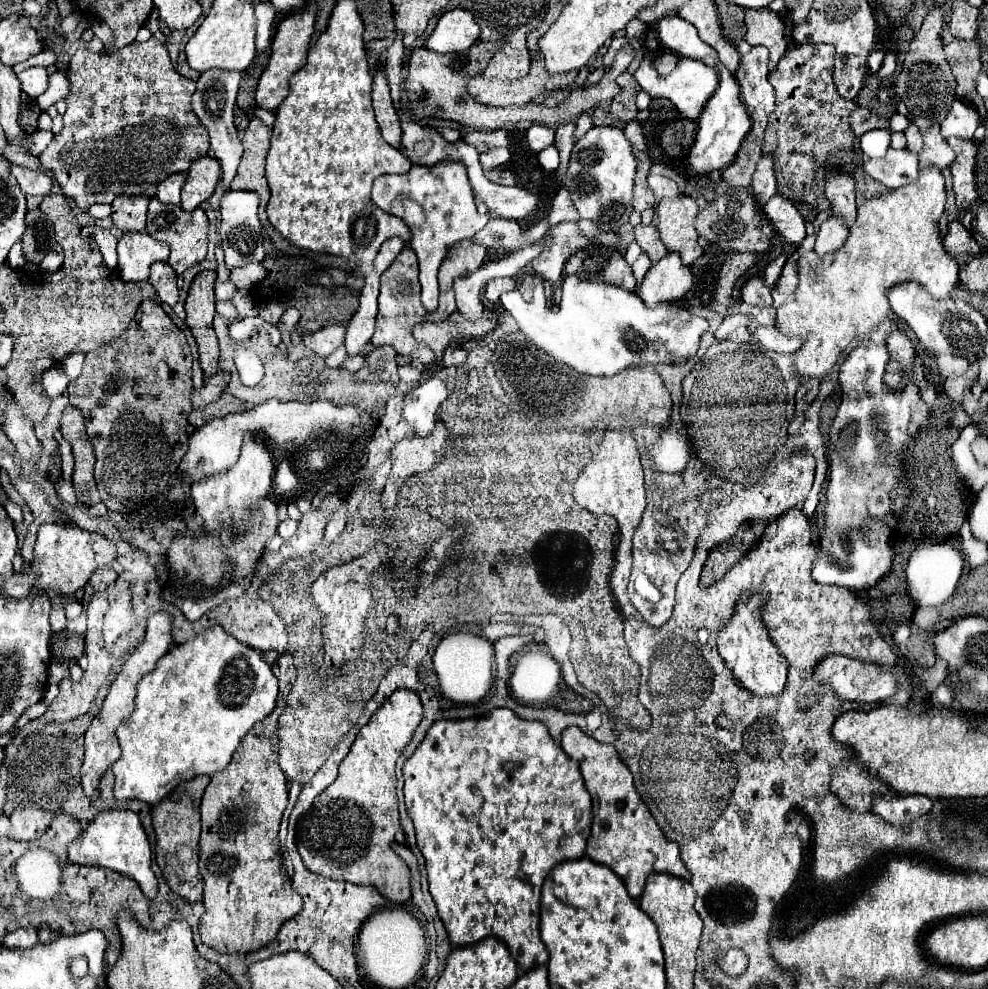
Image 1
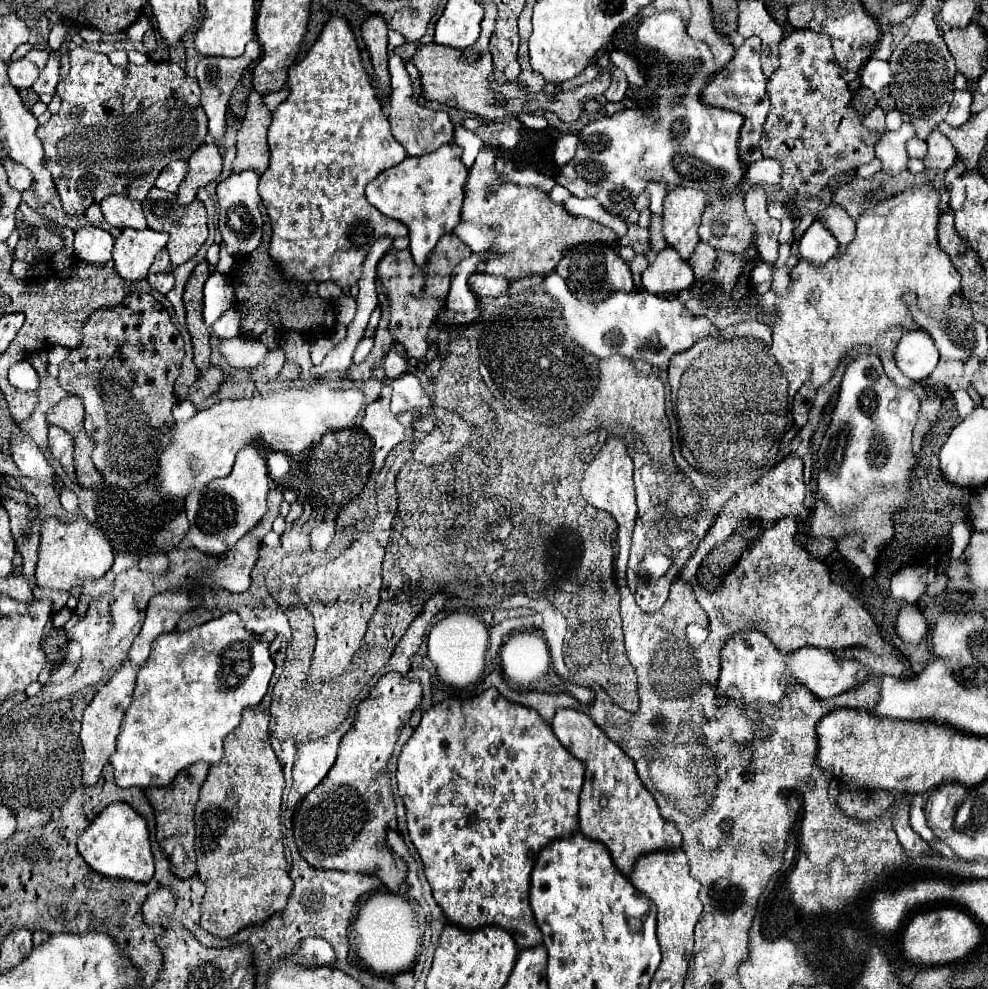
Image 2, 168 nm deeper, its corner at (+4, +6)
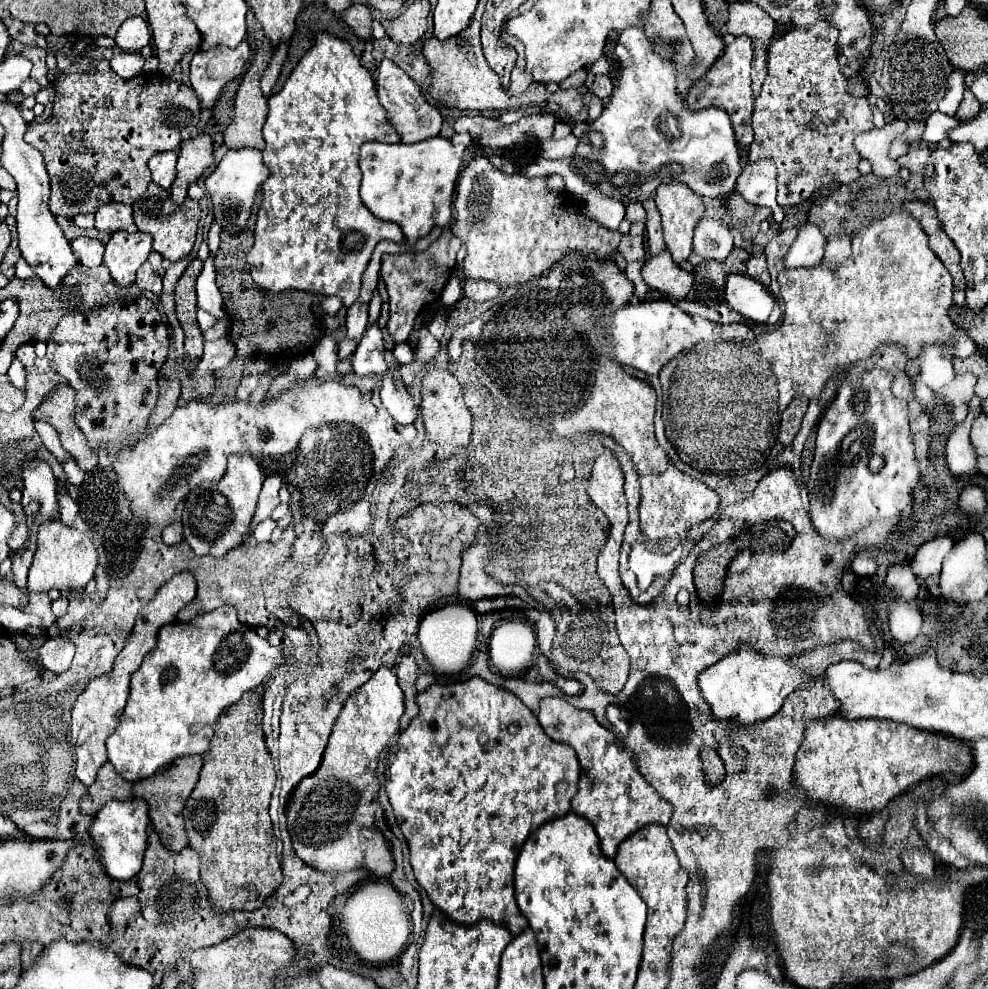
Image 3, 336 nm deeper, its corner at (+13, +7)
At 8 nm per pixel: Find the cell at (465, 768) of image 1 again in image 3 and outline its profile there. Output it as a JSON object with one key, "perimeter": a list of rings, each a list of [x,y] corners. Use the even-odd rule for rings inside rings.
{"perimeter":[[[473,677],[465,683],[453,683],[453,685],[431,685],[425,693],[417,695],[417,705],[419,705],[419,715],[411,719],[409,727],[399,735],[397,745],[391,749],[391,753],[387,755],[387,795],[389,801],[393,805],[395,811],[395,819],[401,827],[401,833],[407,839],[409,851],[411,851],[411,867],[415,873],[417,883],[427,891],[429,899],[433,901],[435,907],[439,907],[449,919],[453,919],[455,923],[461,925],[471,925],[483,919],[489,919],[505,929],[509,929],[509,933],[513,937],[517,937],[519,933],[523,933],[529,925],[525,921],[525,917],[521,915],[517,901],[515,901],[515,889],[513,889],[513,873],[515,873],[515,859],[519,855],[519,849],[523,847],[525,839],[539,829],[541,825],[549,823],[551,819],[559,819],[565,817],[565,813],[571,811],[571,799],[577,793],[577,781],[579,781],[579,761],[575,751],[569,745],[563,743],[555,743],[553,739],[549,739],[545,735],[545,731],[541,729],[537,717],[523,705],[521,699],[517,699],[513,693],[499,689],[487,681],[483,681],[481,677]],[[485,733],[487,735],[487,743],[481,745],[479,743],[479,735]]]}

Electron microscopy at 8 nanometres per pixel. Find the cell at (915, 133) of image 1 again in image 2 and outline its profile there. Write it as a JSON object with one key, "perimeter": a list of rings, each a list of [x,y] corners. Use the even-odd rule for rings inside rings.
{"perimeter":[[[912,138],[908,144],[906,144],[906,148],[908,148],[908,156],[910,158],[924,158],[926,156],[926,152],[928,152],[928,146],[926,146],[926,142],[924,140],[920,140],[920,138]]]}

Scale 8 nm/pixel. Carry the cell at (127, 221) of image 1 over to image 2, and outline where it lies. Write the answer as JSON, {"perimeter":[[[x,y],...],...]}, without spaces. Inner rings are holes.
{"perimeter":[[[106,196],[100,202],[100,206],[102,206],[102,212],[104,212],[104,220],[114,228],[134,228],[134,230],[146,228],[142,204],[134,202],[132,198]]]}

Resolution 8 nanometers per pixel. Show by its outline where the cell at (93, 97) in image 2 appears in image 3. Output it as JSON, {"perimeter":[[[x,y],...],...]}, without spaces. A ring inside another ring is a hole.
{"perimeter":[[[77,57],[71,61],[71,67],[67,71],[59,71],[57,79],[55,79],[55,103],[53,103],[53,113],[47,121],[43,123],[31,123],[27,127],[27,133],[25,133],[25,141],[29,145],[33,145],[37,151],[43,153],[43,159],[45,159],[45,165],[47,165],[47,173],[51,177],[51,199],[49,199],[49,209],[53,215],[57,217],[69,217],[73,219],[75,215],[79,213],[95,213],[99,203],[107,203],[107,201],[119,201],[119,203],[129,203],[133,205],[145,191],[147,191],[147,185],[151,183],[151,173],[149,173],[149,157],[153,157],[153,153],[159,153],[159,151],[177,151],[179,145],[187,139],[191,139],[197,131],[197,125],[199,125],[199,117],[201,117],[201,107],[199,107],[199,99],[195,95],[195,91],[191,87],[187,87],[185,83],[179,83],[179,81],[173,81],[169,77],[165,77],[163,73],[141,73],[137,77],[131,77],[131,79],[121,79],[105,59],[91,59],[91,57]]]}

